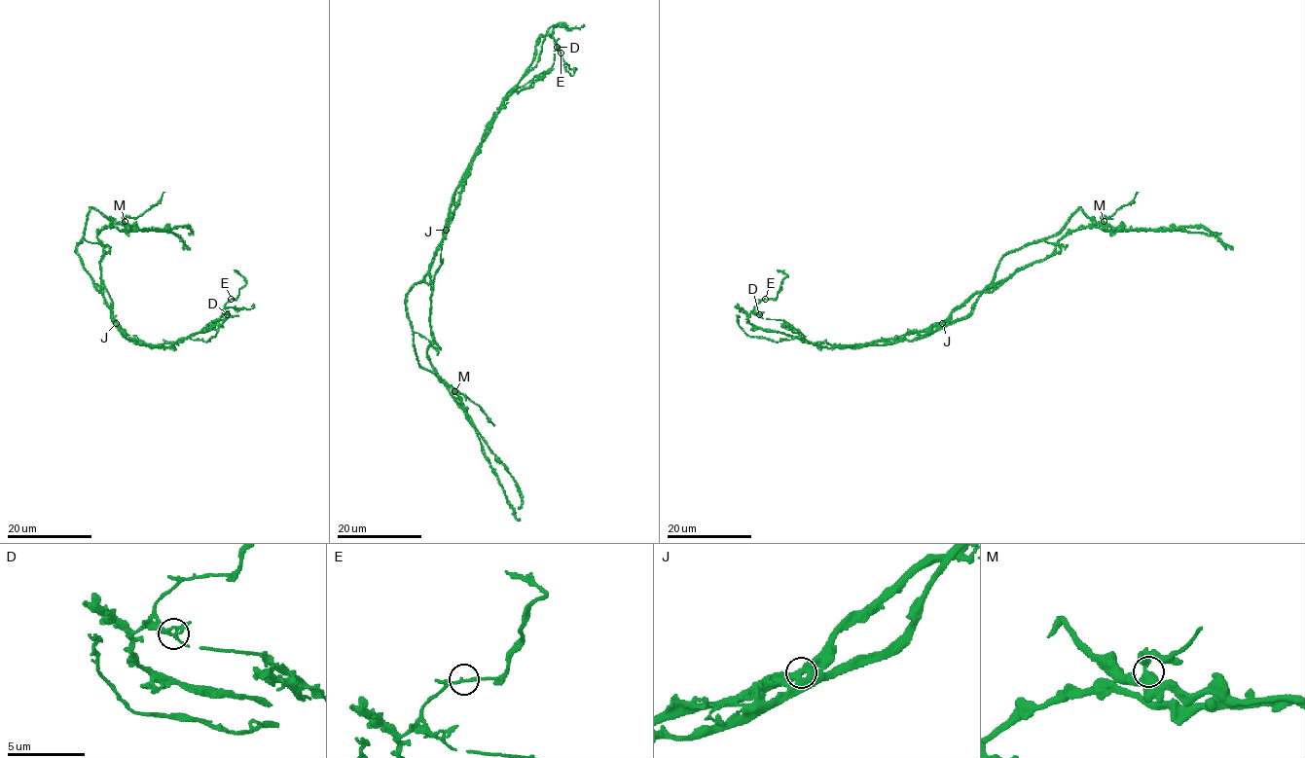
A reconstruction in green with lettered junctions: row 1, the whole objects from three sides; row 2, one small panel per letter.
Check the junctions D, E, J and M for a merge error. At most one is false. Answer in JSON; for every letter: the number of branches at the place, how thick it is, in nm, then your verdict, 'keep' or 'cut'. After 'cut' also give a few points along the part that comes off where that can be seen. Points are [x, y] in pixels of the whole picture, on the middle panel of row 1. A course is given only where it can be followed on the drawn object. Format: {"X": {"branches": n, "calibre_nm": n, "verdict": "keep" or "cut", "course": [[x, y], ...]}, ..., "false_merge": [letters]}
{"D": {"branches": 3, "calibre_nm": 240, "verdict": "keep"}, "E": {"branches": 2, "calibre_nm": 170, "verdict": "keep"}, "J": {"branches": 1, "calibre_nm": 800, "verdict": "cut", "course": [[446, 230], [442, 263], [433, 275], [432, 343], [427, 356], [476, 431], [482, 452], [520, 521]]}, "M": {"branches": 3, "calibre_nm": 440, "verdict": "keep"}, "false_merge": ["J"]}

